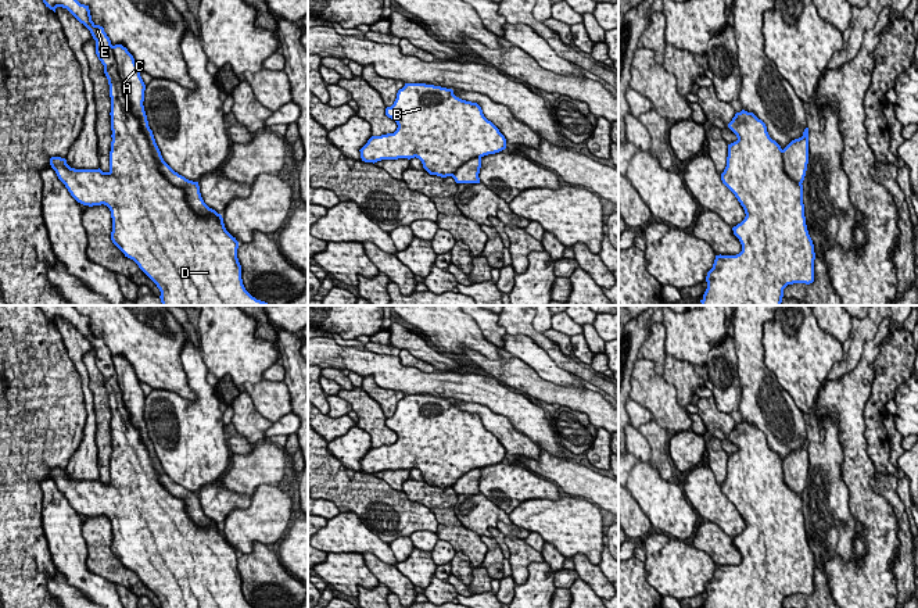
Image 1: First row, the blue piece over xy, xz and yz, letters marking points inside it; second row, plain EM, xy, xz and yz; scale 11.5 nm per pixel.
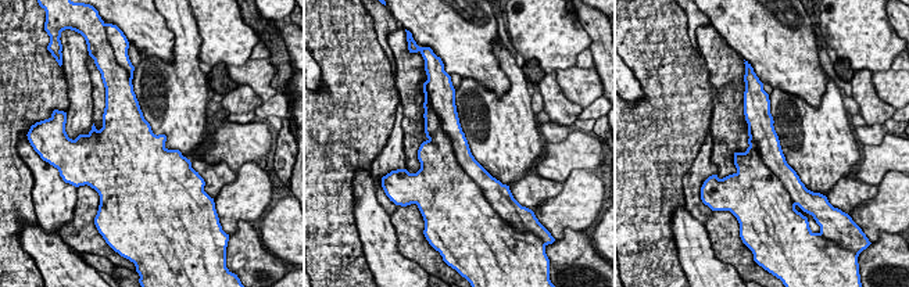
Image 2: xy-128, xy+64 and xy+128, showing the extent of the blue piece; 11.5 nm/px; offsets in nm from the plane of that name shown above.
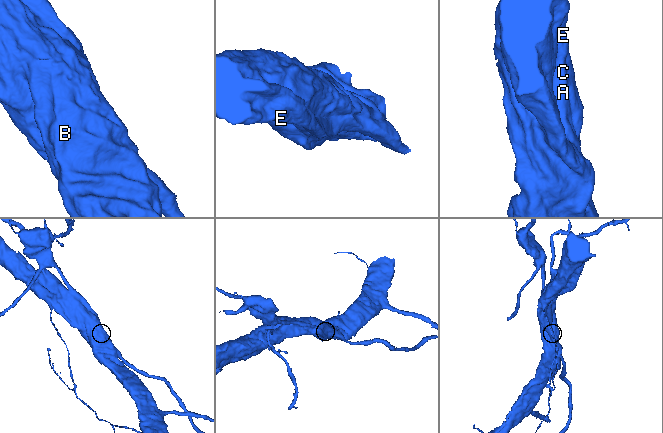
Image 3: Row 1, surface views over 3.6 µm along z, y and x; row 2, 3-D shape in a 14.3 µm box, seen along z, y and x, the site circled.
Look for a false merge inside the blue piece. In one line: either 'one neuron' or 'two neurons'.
one neuron

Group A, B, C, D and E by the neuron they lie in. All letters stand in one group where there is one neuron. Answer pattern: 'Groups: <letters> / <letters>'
Groups: A B C D E

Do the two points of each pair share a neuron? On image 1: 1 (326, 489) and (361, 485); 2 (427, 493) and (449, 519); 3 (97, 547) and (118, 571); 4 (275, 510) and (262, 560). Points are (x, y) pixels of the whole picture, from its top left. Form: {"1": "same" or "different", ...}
{"1": "same", "2": "same", "3": "same", "4": "different"}

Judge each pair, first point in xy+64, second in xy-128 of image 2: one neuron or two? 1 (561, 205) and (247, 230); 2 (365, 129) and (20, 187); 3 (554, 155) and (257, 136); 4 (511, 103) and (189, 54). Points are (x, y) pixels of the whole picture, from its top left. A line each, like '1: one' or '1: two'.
1: two
2: one
3: one
4: one

